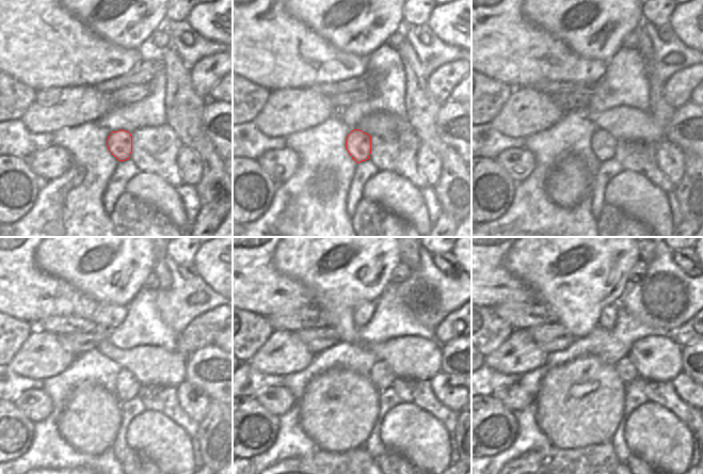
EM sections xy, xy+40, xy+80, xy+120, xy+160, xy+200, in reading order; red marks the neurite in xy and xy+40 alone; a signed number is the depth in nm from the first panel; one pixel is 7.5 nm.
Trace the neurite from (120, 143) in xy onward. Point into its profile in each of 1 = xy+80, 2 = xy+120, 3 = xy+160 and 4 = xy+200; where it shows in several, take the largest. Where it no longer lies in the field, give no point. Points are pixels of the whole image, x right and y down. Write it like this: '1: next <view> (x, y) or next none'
1: next xy+80 (603, 145)
2: next xy+120 (127, 386)
3: next xy+160 (381, 375)
4: next xy+200 (625, 369)

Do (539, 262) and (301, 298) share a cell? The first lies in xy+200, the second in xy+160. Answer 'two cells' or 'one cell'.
two cells

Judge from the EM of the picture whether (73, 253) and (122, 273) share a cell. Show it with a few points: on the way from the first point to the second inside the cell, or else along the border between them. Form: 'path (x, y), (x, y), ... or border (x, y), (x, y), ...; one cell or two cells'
path (79, 268), (84, 273), (107, 272); one cell

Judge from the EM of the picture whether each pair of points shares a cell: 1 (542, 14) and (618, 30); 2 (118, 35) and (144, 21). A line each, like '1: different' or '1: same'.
1: same
2: same

